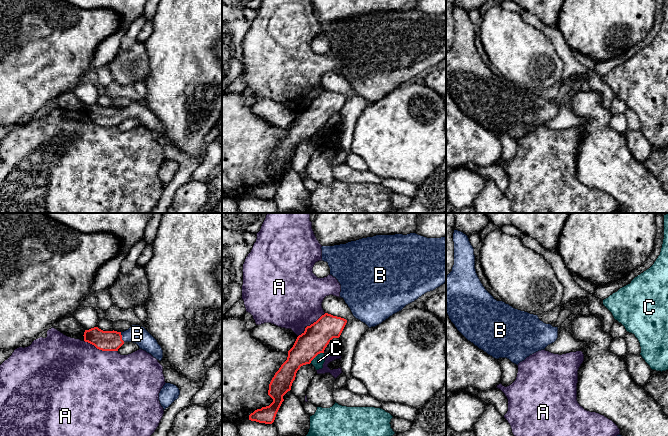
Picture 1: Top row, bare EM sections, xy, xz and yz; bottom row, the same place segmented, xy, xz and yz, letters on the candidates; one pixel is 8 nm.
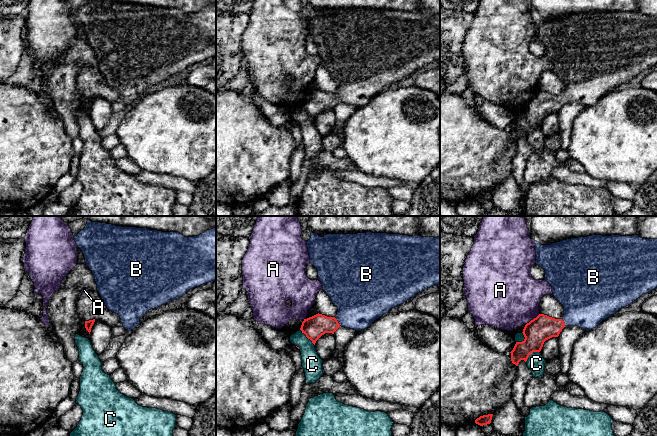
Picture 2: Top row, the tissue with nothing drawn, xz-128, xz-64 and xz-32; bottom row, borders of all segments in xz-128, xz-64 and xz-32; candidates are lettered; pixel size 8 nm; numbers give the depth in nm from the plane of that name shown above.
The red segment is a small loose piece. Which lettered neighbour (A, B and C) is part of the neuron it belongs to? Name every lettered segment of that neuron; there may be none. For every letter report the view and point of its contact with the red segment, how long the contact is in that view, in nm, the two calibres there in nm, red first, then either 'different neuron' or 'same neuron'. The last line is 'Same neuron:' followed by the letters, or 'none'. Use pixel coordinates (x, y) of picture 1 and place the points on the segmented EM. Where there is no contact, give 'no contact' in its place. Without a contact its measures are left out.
A: xy (101, 349) | 280 nm | 160/480 nm | different neuron
B: xy (121, 337) | 90 nm | 160/150 nm | same neuron
C: xz (316, 355) | 150 nm | 220/90 nm | different neuron
Same neuron: B

